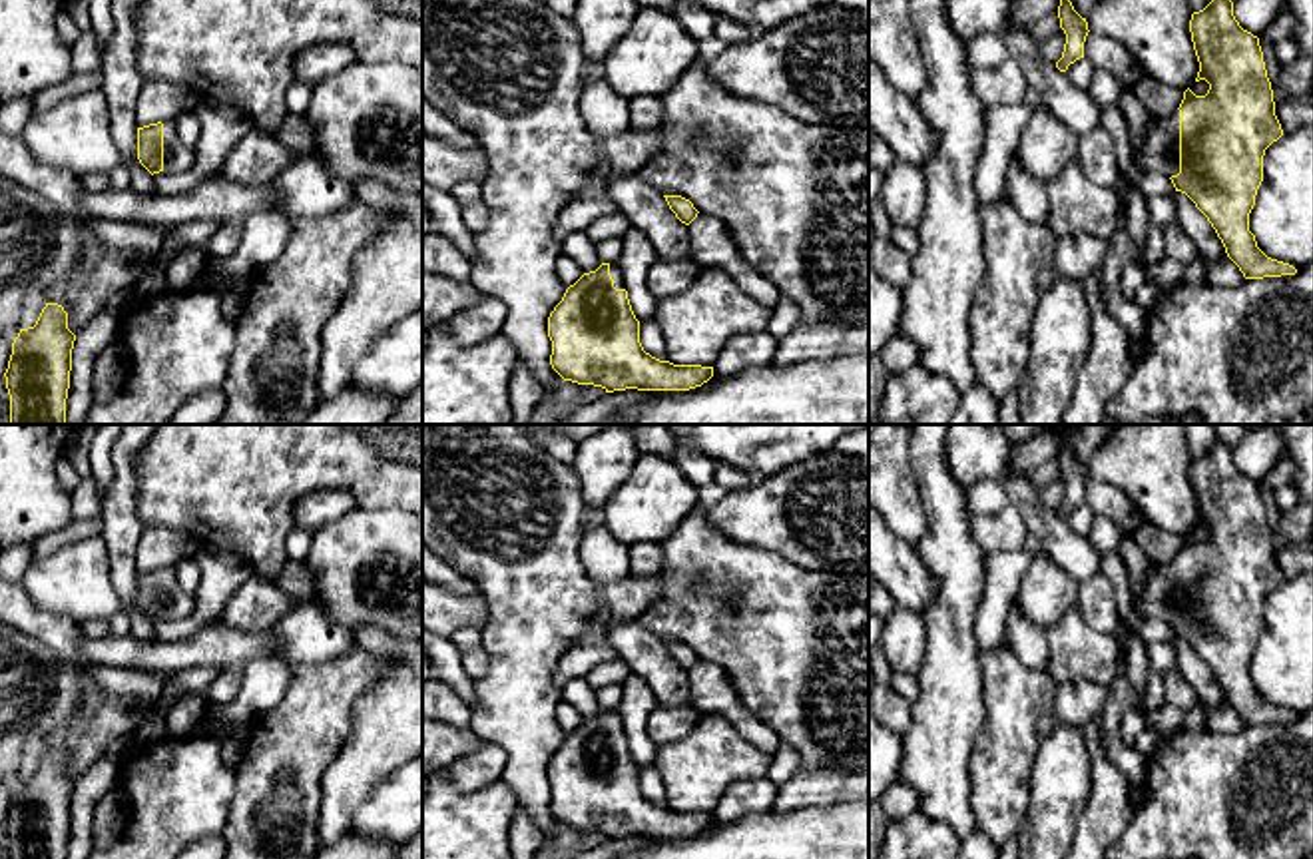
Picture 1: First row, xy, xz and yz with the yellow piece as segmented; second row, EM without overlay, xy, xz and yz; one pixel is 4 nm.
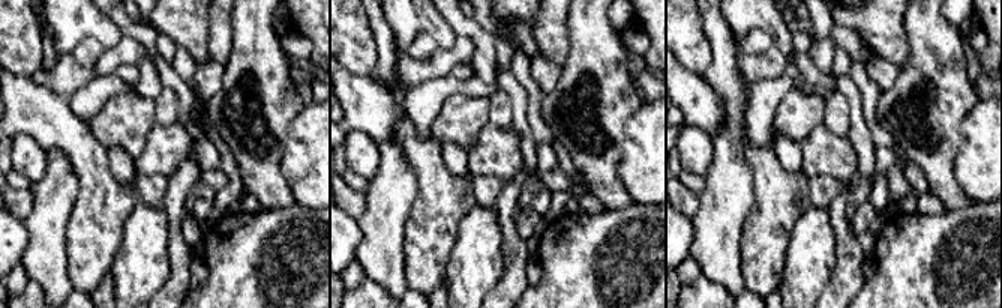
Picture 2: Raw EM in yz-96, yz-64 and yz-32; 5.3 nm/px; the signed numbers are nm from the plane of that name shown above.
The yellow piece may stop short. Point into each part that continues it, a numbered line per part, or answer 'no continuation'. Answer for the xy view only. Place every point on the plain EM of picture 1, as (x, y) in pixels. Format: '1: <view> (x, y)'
1: xy (178, 602)

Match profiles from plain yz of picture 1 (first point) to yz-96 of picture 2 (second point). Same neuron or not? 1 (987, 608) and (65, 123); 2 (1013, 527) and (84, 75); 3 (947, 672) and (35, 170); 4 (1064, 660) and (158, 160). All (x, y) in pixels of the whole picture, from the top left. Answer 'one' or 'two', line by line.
1: two
2: one
3: two
4: one

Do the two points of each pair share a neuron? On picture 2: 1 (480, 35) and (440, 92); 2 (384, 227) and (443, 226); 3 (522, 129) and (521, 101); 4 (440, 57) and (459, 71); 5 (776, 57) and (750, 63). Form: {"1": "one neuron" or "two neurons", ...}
{"1": "one neuron", "2": "two neurons", "3": "one neuron", "4": "two neurons", "5": "one neuron"}

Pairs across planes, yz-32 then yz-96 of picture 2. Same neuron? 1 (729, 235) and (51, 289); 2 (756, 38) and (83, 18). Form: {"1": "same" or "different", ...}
{"1": "same", "2": "different"}

